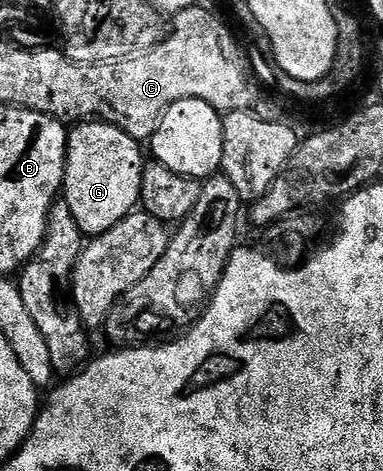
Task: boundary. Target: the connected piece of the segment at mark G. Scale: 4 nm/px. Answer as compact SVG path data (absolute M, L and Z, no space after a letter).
M90 120L74 125L68 131L68 136L69 149L65 152L63 200L71 208L75 224L79 224L82 234L100 236L115 228L115 224L119 224L127 215L138 209L145 188L147 158L141 155L142 143L138 139L127 136L127 132L109 122Z

